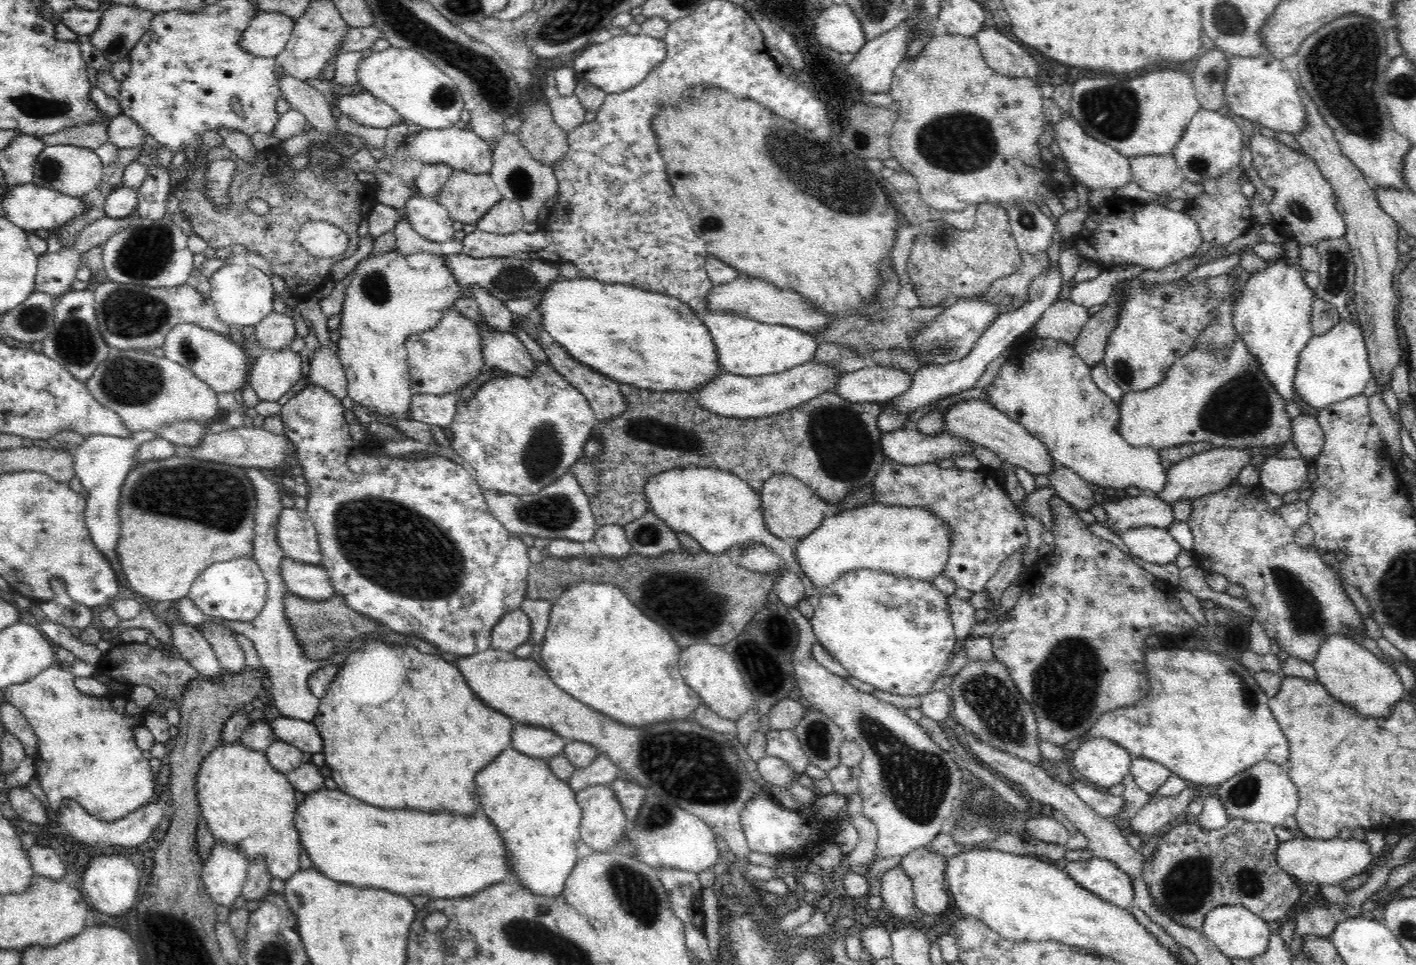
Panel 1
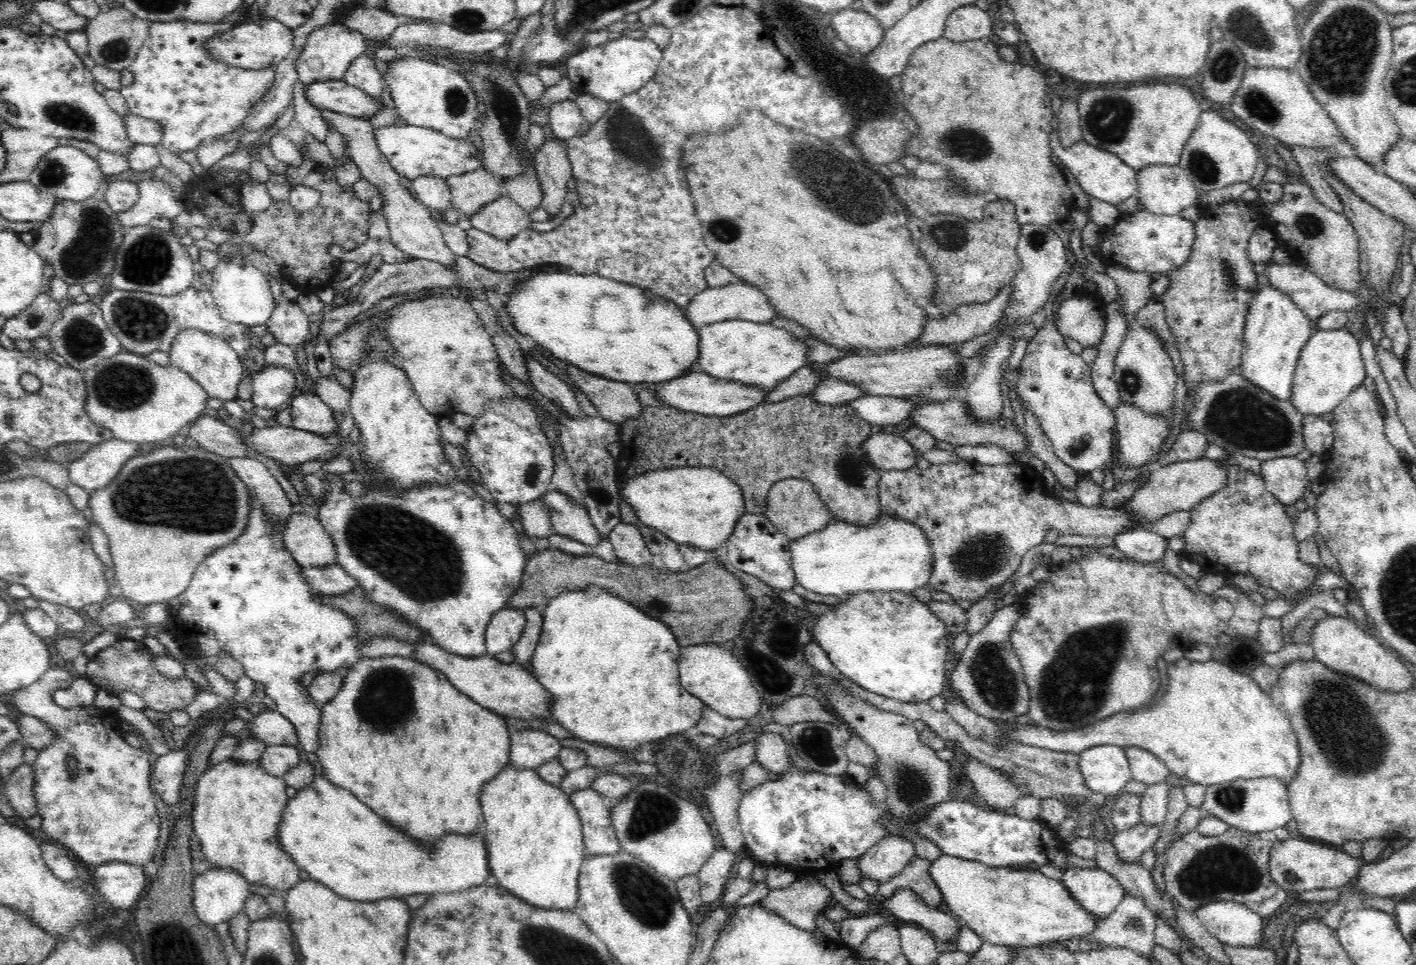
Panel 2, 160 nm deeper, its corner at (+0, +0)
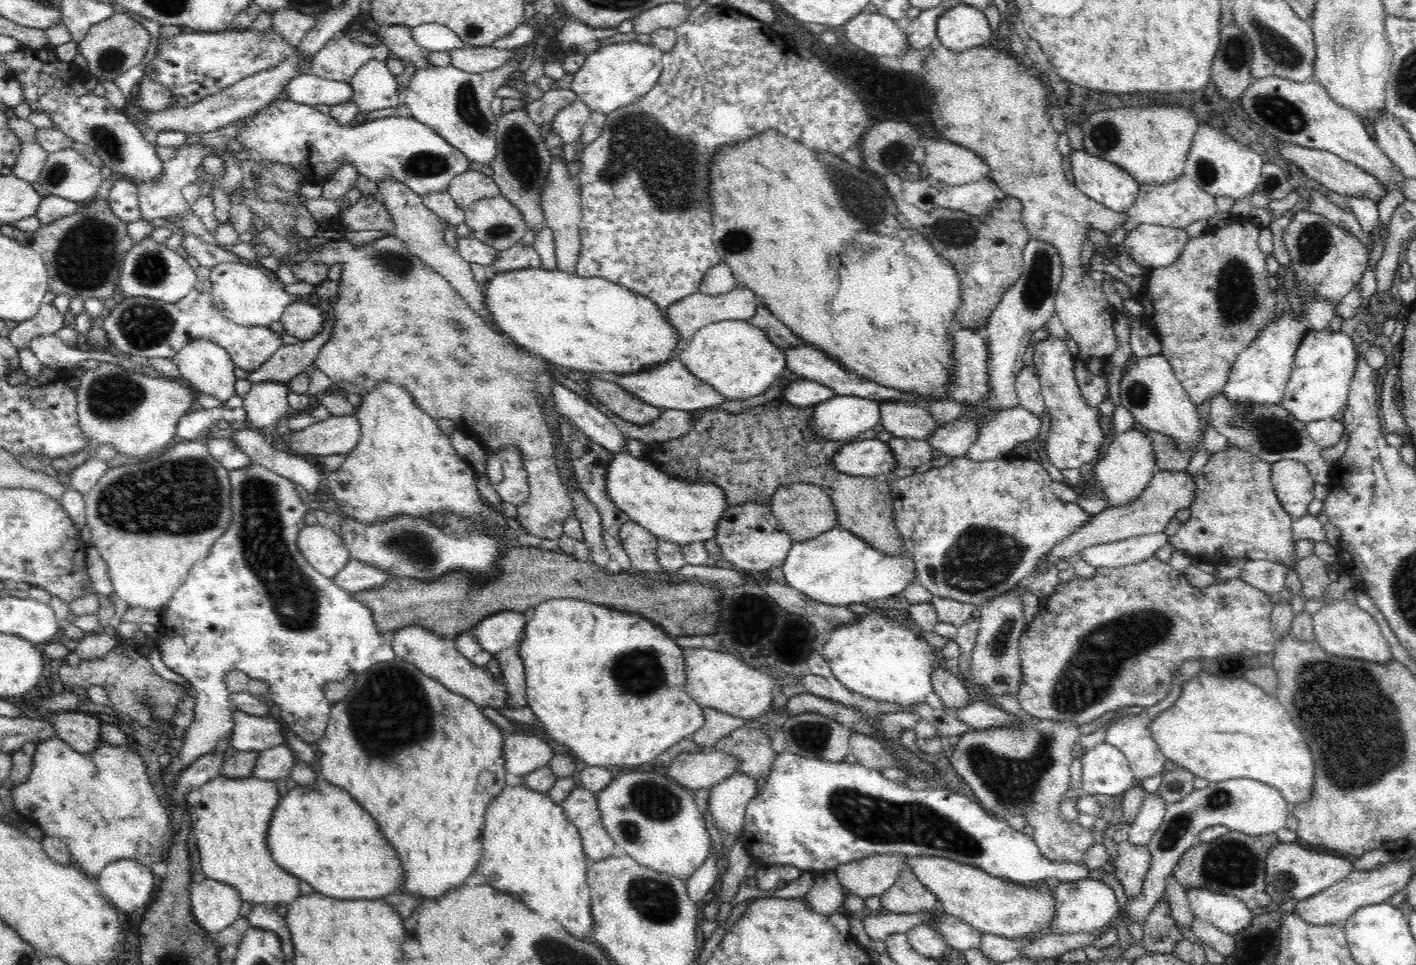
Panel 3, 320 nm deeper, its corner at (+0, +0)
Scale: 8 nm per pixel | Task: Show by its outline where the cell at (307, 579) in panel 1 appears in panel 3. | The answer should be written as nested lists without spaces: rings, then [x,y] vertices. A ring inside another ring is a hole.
[[[351,558],[349,564],[344,566],[334,578],[336,585],[348,589],[352,593],[364,592],[376,586],[382,586],[388,580],[394,580],[390,573]]]

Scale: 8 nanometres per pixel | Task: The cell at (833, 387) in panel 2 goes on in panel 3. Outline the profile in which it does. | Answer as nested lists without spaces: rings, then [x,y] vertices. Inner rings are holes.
[[[798,378],[785,386],[782,398],[794,406],[812,407],[834,395],[831,388],[819,382]]]

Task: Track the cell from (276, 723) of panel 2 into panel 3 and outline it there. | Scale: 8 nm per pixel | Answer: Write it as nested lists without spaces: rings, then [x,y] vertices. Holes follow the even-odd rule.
[[[232,707],[234,726],[229,744],[238,752],[262,751],[284,742],[283,721],[274,713],[254,716]]]

